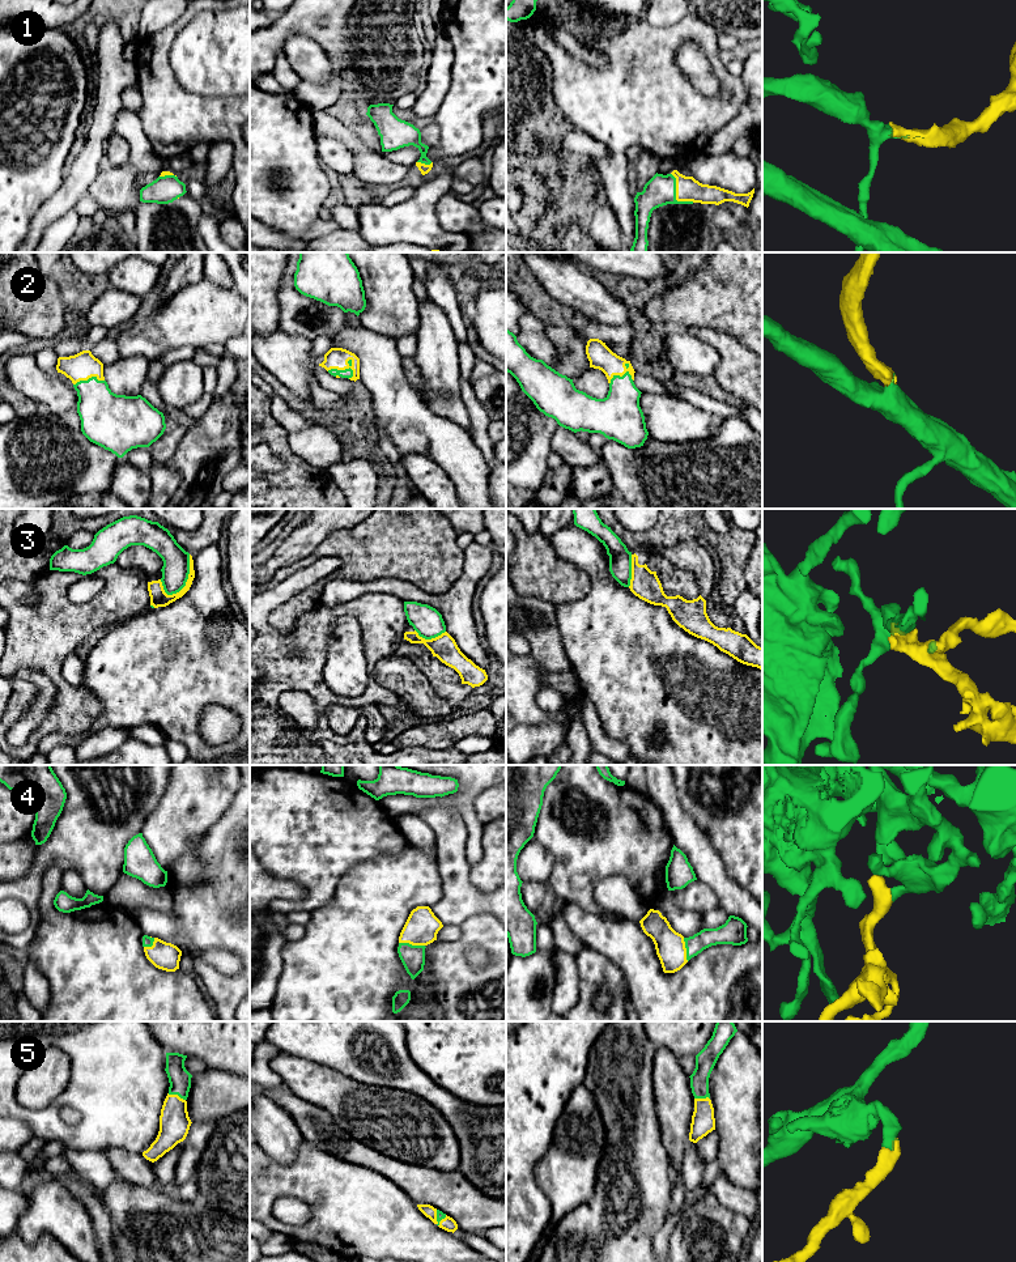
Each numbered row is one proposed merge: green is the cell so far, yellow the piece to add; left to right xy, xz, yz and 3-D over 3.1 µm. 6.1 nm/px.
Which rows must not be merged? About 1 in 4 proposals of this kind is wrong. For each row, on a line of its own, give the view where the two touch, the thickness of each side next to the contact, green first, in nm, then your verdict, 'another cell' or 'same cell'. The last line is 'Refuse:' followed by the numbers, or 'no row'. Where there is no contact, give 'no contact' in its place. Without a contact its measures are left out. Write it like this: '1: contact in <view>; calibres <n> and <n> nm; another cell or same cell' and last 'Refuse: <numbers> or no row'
1: contact in yz; calibres 190 and 150 nm; same cell
2: contact in xz; calibres 60 and 130 nm; same cell
3: contact in xy; calibres 170 and 110 nm; another cell
4: contact in xz; calibres 140 and 200 nm; same cell
5: contact in xy; calibres 140 and 190 nm; same cell
Refuse: 3

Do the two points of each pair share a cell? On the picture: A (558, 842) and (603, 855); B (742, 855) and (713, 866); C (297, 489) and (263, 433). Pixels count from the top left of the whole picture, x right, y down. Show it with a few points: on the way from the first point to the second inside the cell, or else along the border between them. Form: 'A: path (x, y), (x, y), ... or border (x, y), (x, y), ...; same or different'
A: path (569, 842), (582, 855), (592, 855); same
B: border (706, 836), (719, 855), (726, 874), (742, 886); different
C: path (294, 475), (294, 464), (277, 445); same

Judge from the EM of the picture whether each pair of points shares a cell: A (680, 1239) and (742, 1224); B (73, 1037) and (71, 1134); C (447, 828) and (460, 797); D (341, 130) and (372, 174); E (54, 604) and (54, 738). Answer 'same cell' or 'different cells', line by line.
A: same cell
B: same cell
C: different cells
D: same cell
E: different cells

